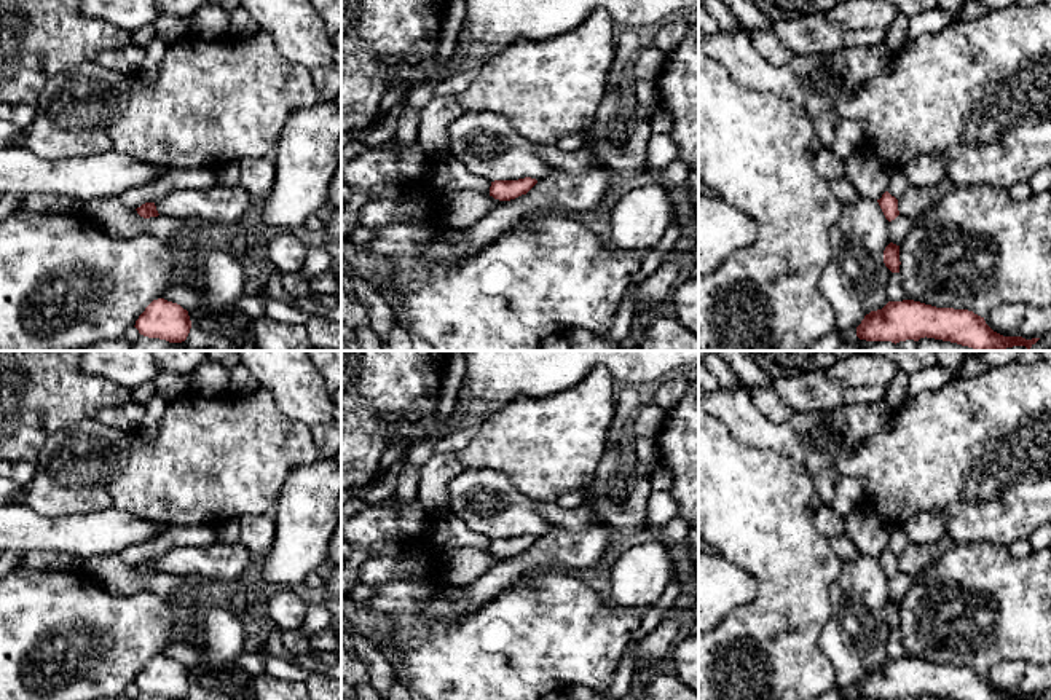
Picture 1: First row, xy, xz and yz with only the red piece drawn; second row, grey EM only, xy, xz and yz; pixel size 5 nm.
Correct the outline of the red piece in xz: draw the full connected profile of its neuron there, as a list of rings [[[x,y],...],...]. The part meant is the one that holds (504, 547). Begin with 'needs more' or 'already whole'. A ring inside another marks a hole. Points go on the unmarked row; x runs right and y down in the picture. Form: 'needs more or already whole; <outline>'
already whole; [[[531,534],[518,537],[494,537],[490,544],[490,553],[499,558],[510,558],[526,552],[536,541],[537,537]]]

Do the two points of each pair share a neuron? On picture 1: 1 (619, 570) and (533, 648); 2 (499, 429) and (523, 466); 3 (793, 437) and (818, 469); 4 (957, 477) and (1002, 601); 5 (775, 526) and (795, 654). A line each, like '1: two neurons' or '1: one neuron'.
1: two neurons
2: one neuron
3: one neuron
4: two neurons
5: one neuron

